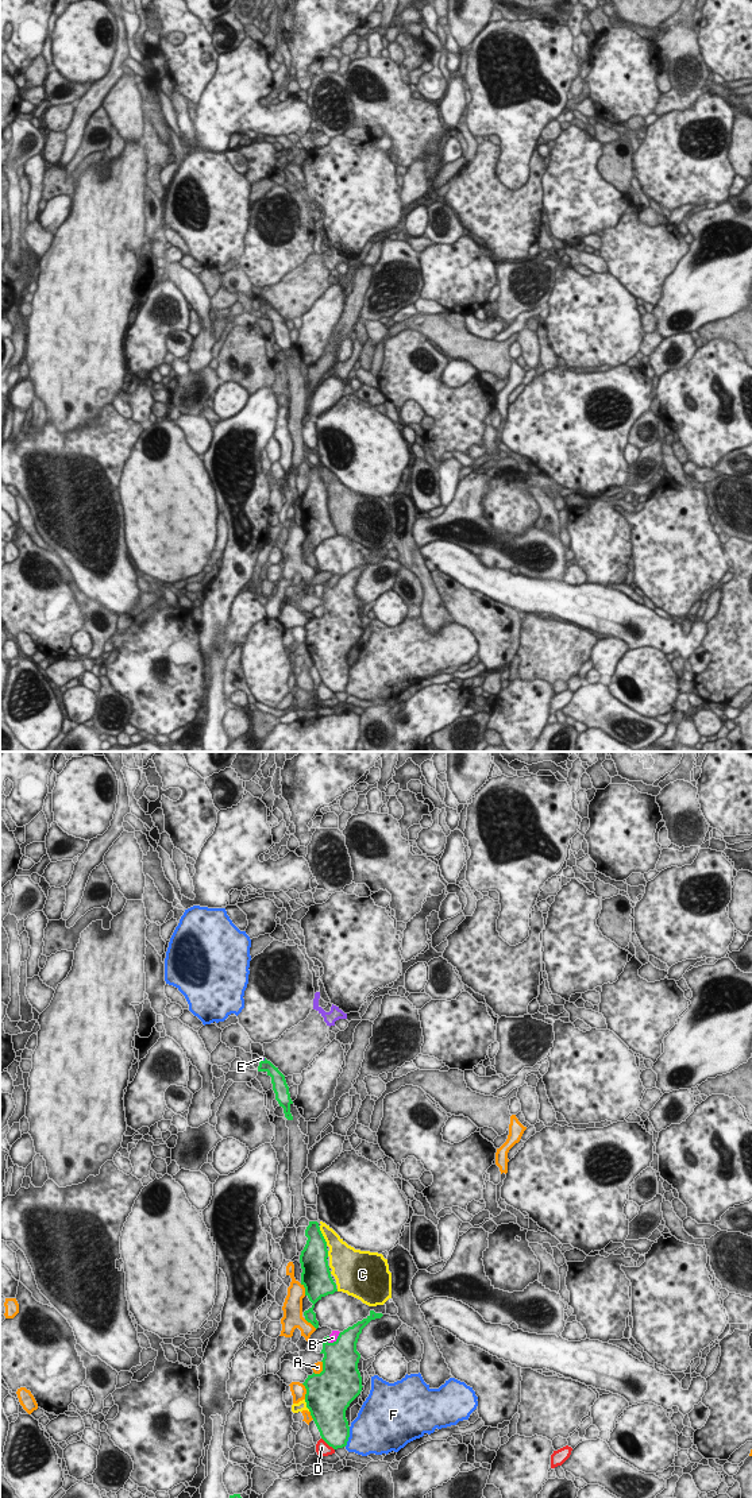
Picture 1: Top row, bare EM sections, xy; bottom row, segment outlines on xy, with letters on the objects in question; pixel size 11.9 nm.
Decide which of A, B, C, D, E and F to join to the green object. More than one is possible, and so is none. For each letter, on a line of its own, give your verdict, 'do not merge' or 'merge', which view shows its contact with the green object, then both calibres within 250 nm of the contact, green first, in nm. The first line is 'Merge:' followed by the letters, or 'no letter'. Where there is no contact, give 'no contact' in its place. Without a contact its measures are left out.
Merge: no letter
A: do not merge | xy | 500/170 nm
B: do not merge | xy | 420/100 nm
C: do not merge | xy | 300/240 nm
D: do not merge | xy | 360/160 nm
E: do not merge | xy | 140/50 nm
F: do not merge | xy | 360/480 nm

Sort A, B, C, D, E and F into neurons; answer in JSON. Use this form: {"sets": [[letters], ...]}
{"sets": [["A"], ["B"], ["C"], ["D"], ["E"], ["F"]]}

